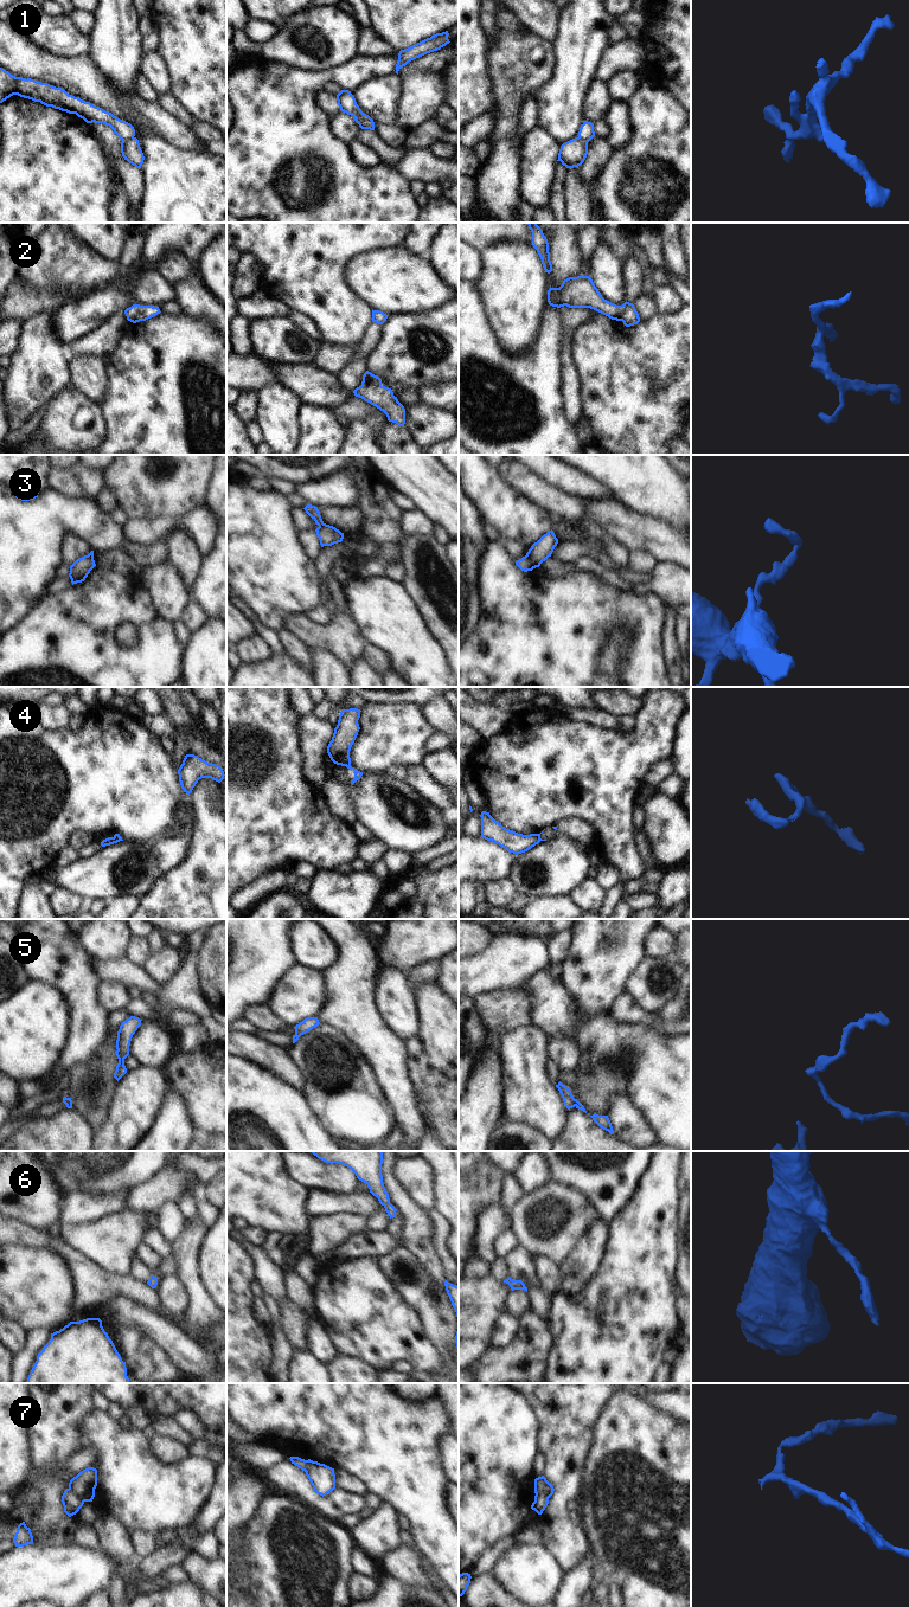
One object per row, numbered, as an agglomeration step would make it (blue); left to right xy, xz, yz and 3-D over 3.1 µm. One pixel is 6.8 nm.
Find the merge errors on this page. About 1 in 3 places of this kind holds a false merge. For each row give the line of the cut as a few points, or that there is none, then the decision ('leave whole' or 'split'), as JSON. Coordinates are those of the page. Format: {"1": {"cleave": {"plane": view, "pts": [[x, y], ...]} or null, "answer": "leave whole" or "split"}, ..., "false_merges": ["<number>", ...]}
{"1": {"cleave": {"plane": "xy", "pts": [[133, 136], [122, 141]]}, "answer": "split"}, "2": {"cleave": null, "answer": "leave whole"}, "3": {"cleave": {"plane": "yz", "pts": [[526, 554], [536, 566]]}, "answer": "split"}, "4": {"cleave": {"plane": "xz", "pts": [[350, 765], [346, 766]]}, "answer": "split"}, "5": {"cleave": {"plane": "yz", "pts": [[575, 1099], [576, 1105]]}, "answer": "split"}, "6": {"cleave": null, "answer": "leave whole"}, "7": {"cleave": {"plane": "xy", "pts": [[69, 1487], [84, 1501]]}, "answer": "split"}, "false_merges": ["1", "3", "4", "5", "7"]}

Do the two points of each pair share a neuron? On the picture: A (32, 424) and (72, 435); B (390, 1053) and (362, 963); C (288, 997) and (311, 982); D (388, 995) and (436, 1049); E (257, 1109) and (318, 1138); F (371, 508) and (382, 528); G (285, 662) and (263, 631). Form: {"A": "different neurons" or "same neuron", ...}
{"A": "different neurons", "B": "same neuron", "C": "same neuron", "D": "different neurons", "E": "same neuron", "F": "same neuron", "G": "different neurons"}

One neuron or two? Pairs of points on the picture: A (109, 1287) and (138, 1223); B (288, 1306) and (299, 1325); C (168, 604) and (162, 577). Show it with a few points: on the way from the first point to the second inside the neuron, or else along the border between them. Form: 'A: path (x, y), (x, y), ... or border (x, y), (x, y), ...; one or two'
A: border (91, 1259), (110, 1273), (128, 1276); two
B: path (290, 1311), (295, 1321); one
C: path (168, 597), (165, 584); one

